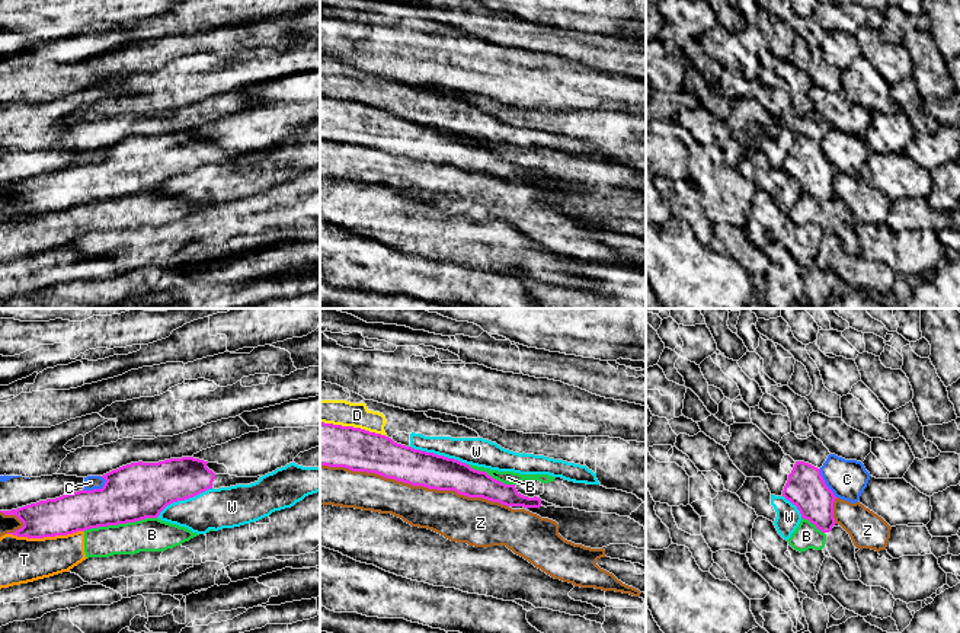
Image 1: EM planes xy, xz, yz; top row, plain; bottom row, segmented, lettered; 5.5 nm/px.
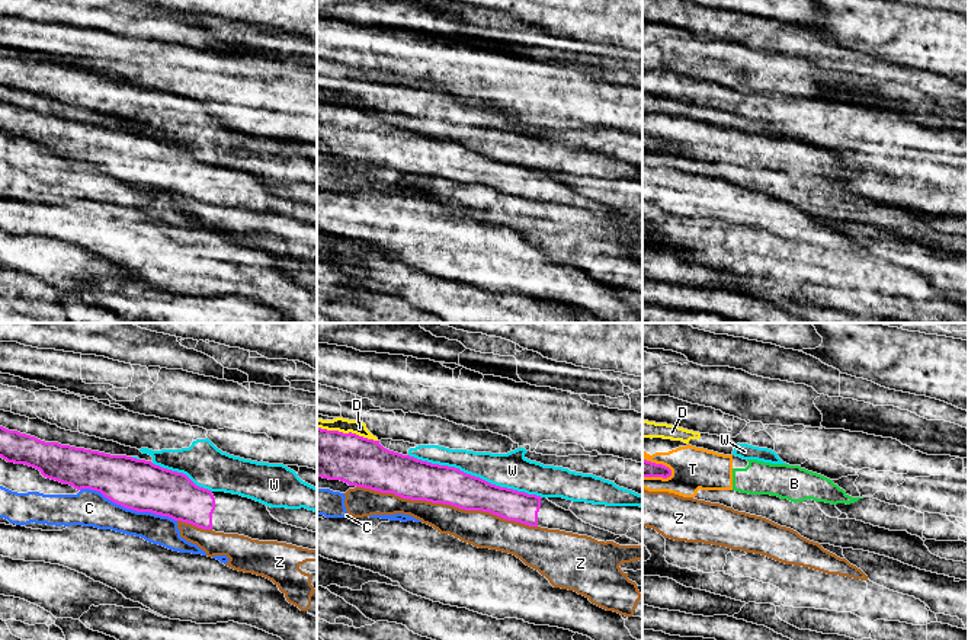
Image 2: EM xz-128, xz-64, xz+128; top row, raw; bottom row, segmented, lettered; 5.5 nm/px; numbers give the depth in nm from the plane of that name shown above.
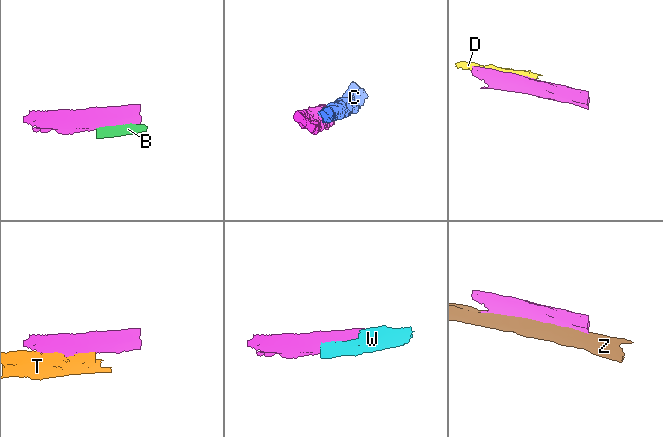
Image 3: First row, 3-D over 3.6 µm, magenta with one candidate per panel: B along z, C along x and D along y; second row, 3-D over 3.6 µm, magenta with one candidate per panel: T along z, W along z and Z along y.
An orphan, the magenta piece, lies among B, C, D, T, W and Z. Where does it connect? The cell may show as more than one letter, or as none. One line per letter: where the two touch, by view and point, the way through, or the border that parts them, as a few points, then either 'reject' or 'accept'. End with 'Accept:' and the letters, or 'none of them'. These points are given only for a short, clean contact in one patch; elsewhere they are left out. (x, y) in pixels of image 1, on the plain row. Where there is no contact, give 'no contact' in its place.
B: meets magenta in xy at (120, 197); reject
C: meets magenta in xy at (95, 163); reject
D: meets magenta in xz at (352, 101); reject
T: meets magenta in xy at (45, 210); reject
W: meets magenta in xy at (184, 173); reject
Z: meets magenta in xz at (415, 159); reject
Accept: none of them

